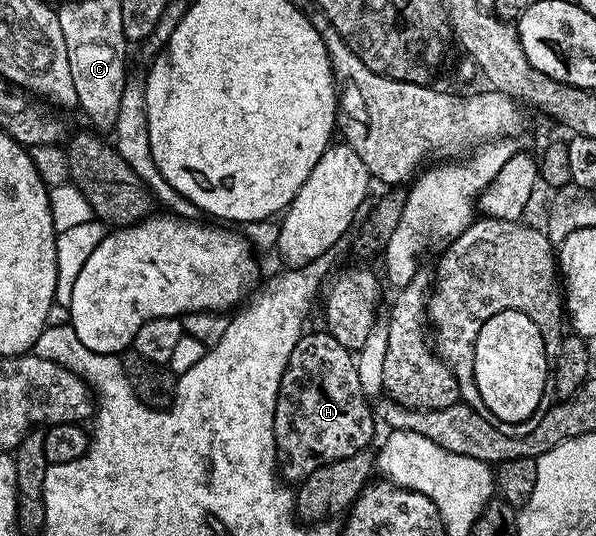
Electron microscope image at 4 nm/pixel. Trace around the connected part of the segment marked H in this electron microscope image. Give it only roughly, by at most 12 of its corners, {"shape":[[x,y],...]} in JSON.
{"shape":[[302,334],[277,394],[280,478],[366,450],[354,352]]}

